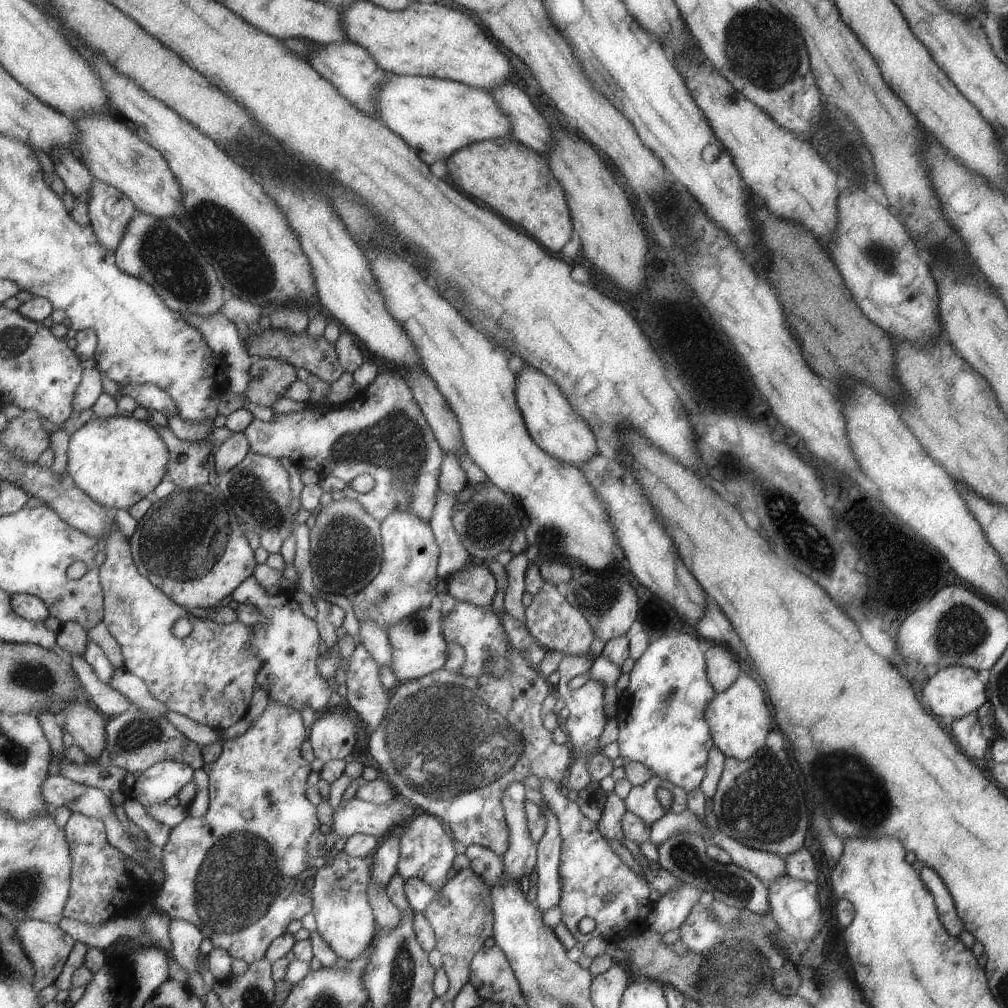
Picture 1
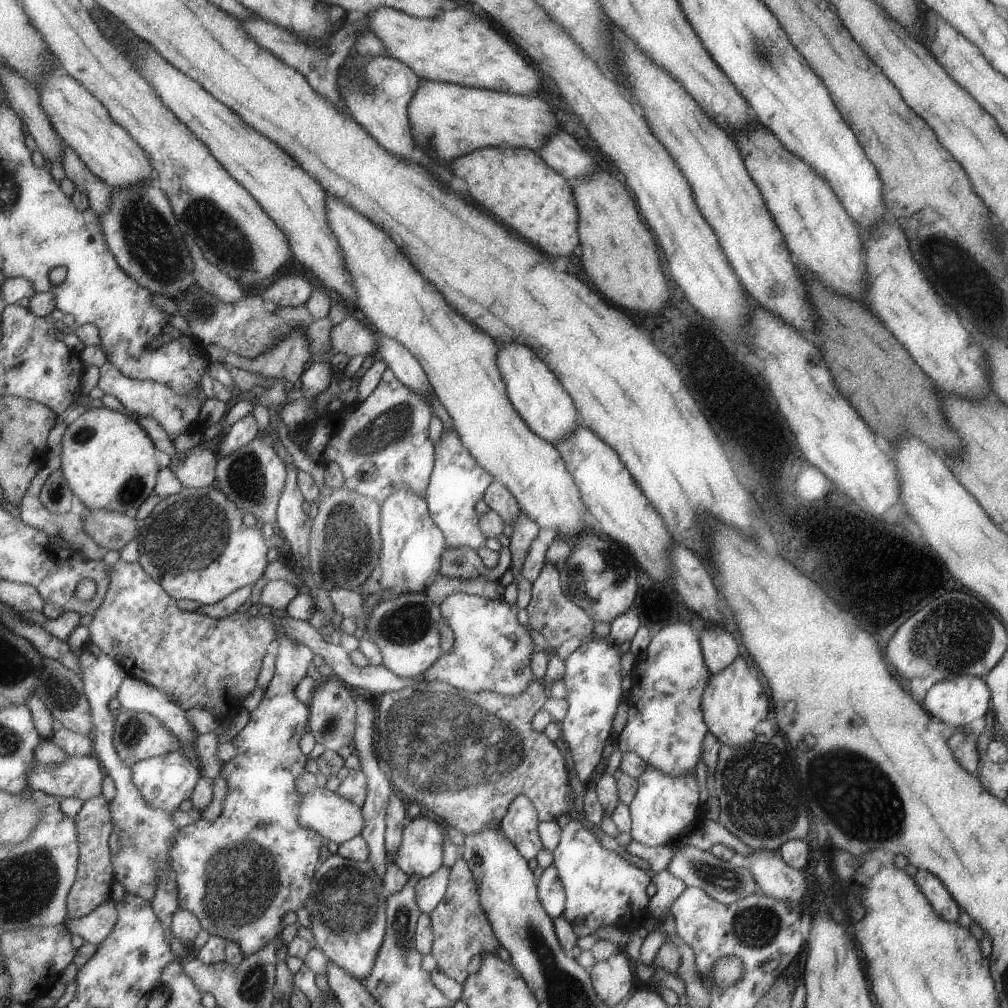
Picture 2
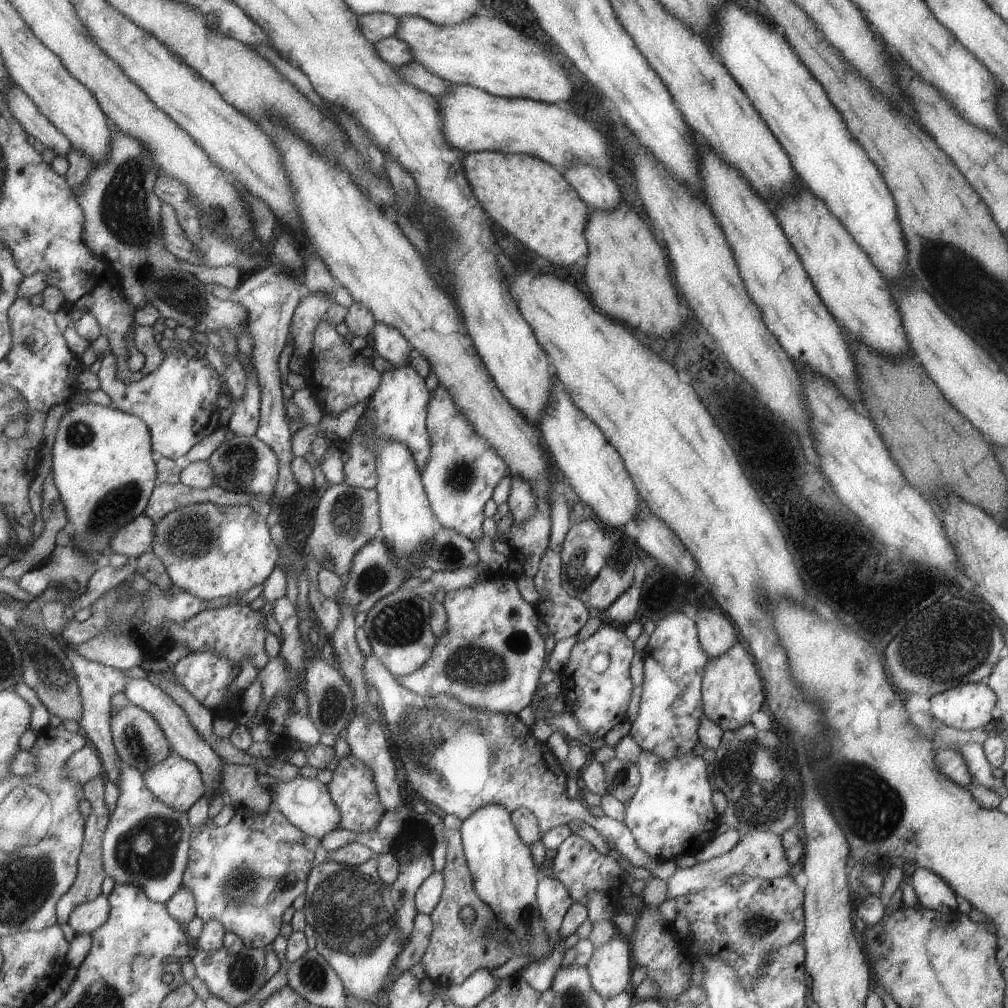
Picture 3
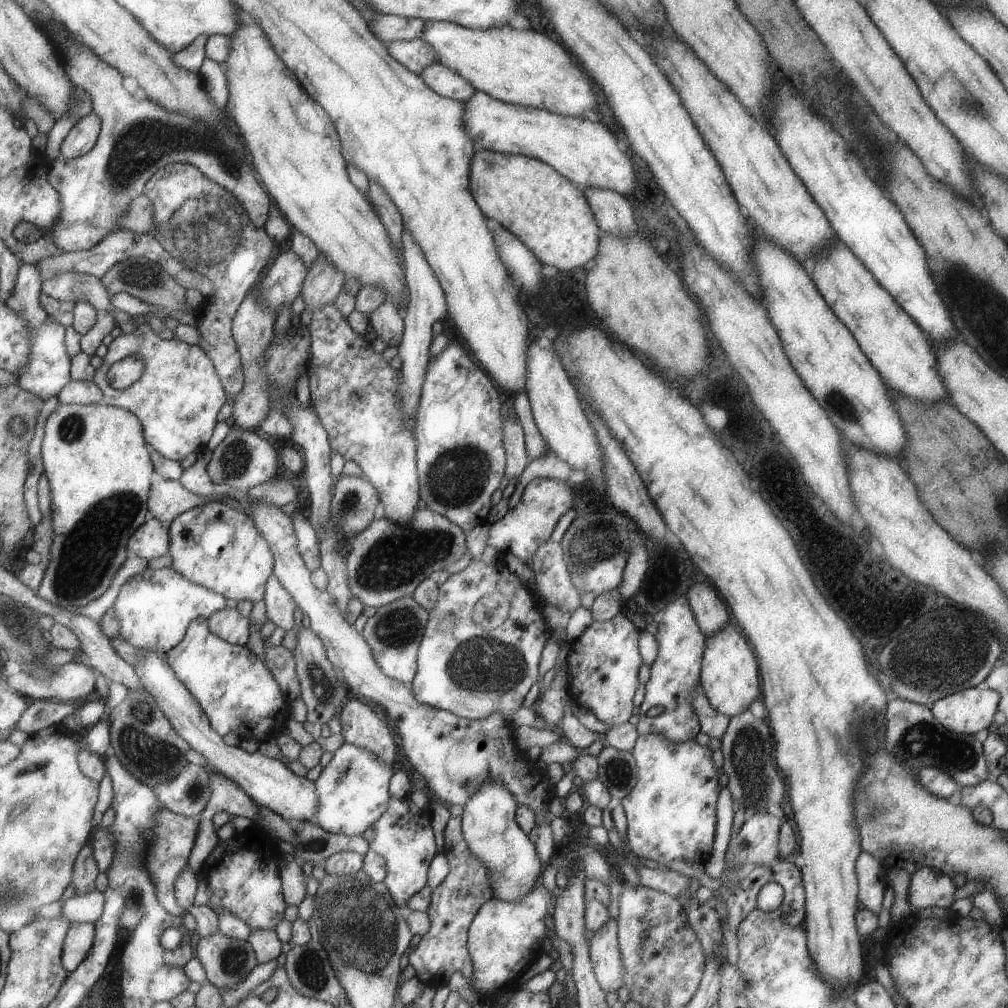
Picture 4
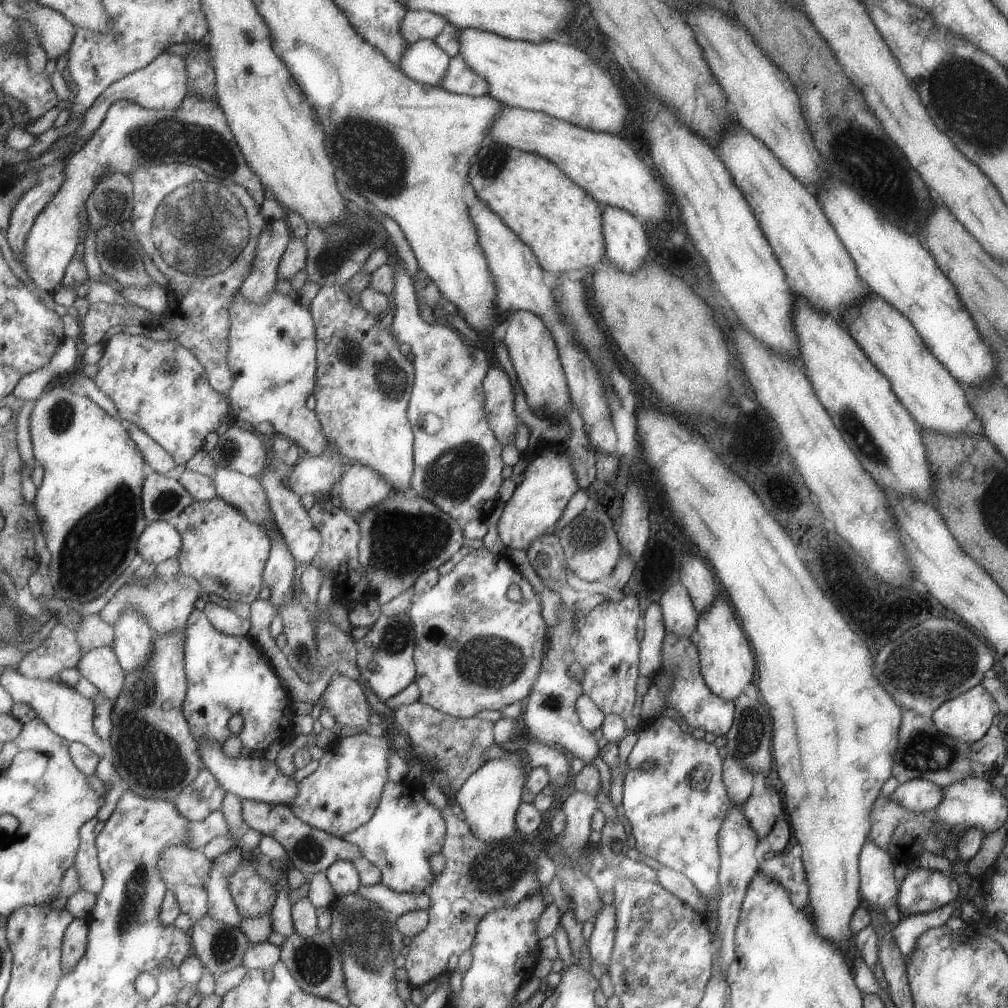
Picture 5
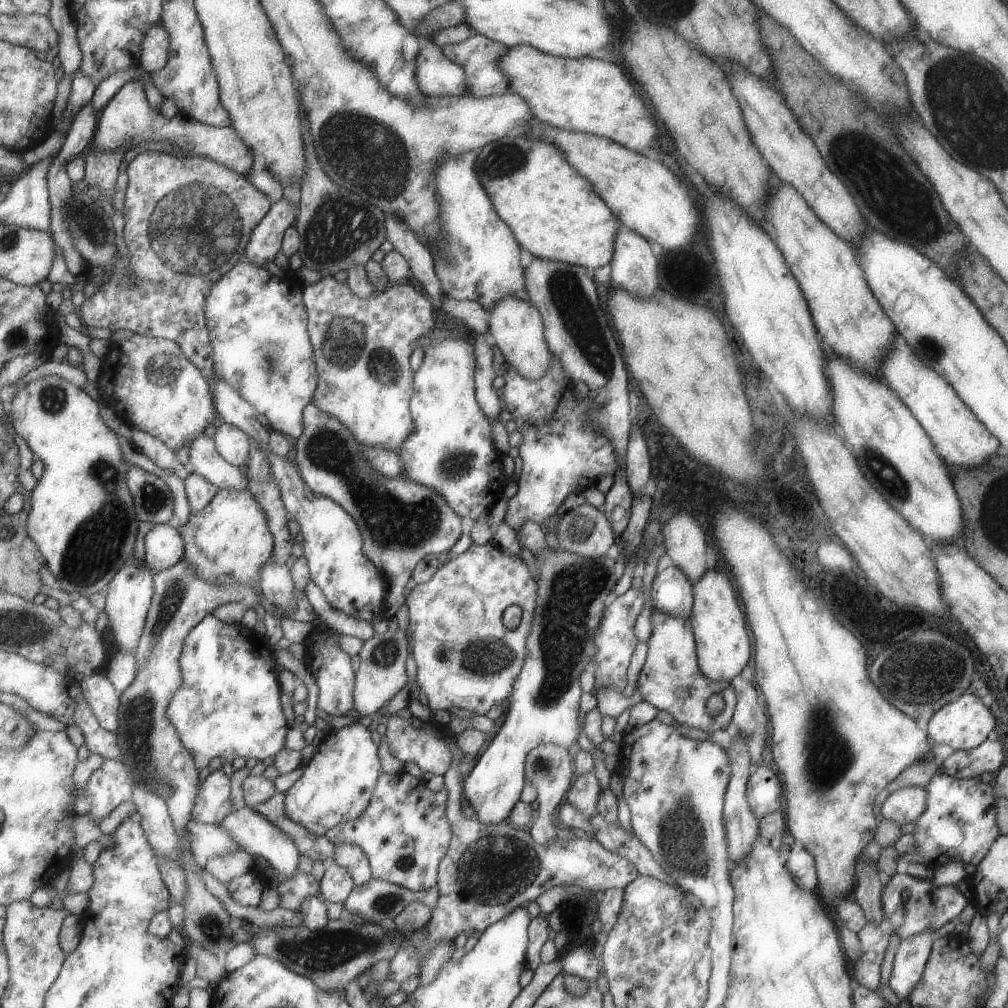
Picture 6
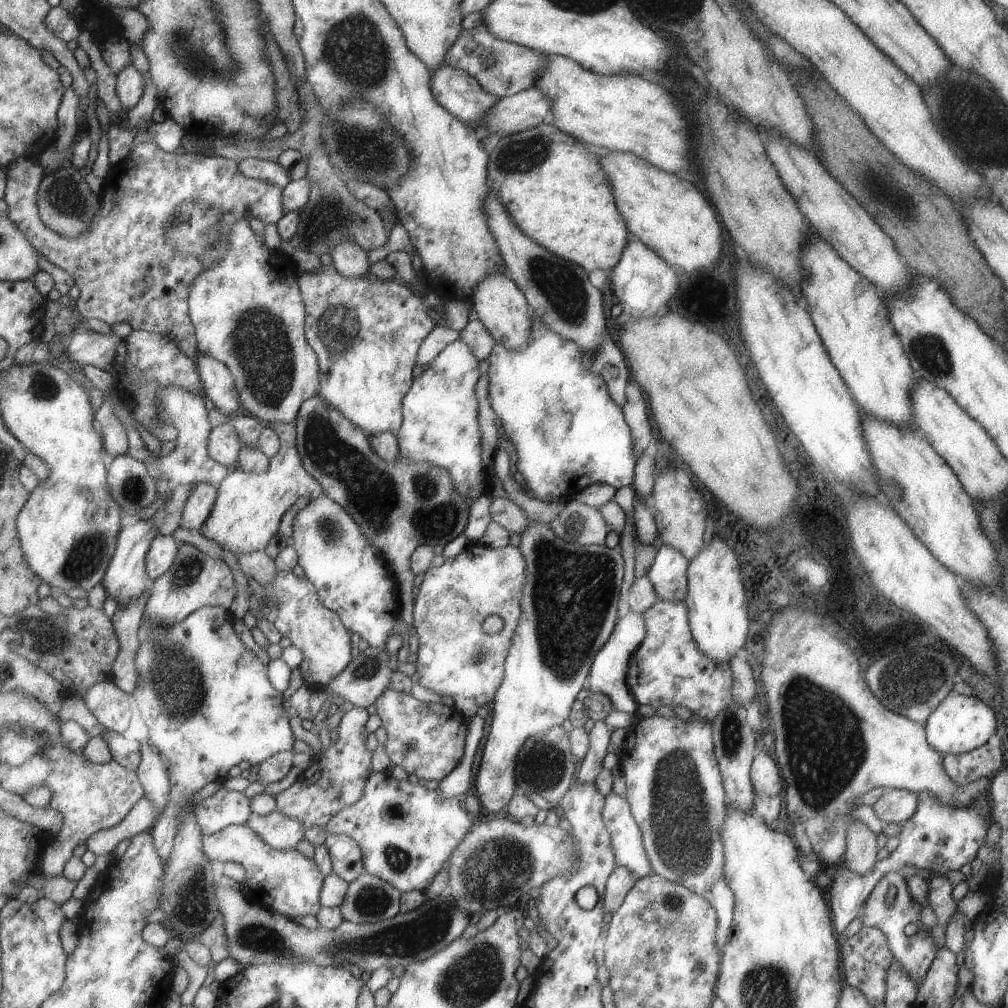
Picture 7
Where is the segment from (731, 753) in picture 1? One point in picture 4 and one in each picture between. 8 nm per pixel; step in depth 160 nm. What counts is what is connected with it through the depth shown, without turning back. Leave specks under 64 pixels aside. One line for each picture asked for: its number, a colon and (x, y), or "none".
2: (733, 702)
3: (731, 691)
4: (729, 676)

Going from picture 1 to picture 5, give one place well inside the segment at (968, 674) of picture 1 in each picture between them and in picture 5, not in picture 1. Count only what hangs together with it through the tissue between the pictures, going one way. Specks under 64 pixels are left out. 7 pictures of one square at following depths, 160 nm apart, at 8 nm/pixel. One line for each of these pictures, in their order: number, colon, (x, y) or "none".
2: (957, 700)
3: (967, 706)
4: (965, 712)
5: (966, 717)

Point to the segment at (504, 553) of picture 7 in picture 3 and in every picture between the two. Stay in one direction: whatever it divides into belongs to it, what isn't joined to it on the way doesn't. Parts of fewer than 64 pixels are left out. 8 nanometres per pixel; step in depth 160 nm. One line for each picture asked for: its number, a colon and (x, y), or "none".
3: (490, 655)
4: (463, 668)
5: (475, 650)
6: (464, 656)

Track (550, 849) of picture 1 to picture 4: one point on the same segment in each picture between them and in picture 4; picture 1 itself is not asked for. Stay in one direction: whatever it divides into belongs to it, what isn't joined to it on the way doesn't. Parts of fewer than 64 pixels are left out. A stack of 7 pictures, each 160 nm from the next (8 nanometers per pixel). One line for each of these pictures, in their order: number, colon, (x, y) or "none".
2: (550, 892)
3: (553, 900)
4: (502, 937)

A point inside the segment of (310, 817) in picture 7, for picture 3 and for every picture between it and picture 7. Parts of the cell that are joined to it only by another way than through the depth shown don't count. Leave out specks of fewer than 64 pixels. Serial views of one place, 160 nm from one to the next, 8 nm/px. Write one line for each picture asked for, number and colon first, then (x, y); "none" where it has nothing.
3: (354, 788)
4: (355, 790)
5: (344, 793)
6: (340, 780)

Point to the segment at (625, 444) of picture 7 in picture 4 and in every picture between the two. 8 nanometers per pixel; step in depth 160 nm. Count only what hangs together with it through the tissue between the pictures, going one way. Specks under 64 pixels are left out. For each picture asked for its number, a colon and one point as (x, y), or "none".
4: (521, 530)
5: (548, 482)
6: (564, 450)

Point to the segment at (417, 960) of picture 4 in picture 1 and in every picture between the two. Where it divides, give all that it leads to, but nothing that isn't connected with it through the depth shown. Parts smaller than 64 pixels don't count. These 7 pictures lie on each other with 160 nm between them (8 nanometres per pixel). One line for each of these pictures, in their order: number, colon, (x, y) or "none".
1: (461, 918)
2: (460, 928)
3: (454, 951)

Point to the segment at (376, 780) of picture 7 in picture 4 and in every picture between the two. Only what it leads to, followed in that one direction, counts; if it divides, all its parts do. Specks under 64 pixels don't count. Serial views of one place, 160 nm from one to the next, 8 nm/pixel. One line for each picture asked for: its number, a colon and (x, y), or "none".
4: (404, 835)
5: (406, 830)
6: (405, 833)

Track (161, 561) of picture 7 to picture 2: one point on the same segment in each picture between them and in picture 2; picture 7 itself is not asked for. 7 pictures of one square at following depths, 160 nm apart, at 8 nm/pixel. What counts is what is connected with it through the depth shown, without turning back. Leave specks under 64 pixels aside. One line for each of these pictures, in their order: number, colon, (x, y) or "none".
2: (112, 530)
3: (137, 538)
4: (151, 540)
5: (161, 540)
6: (164, 544)

